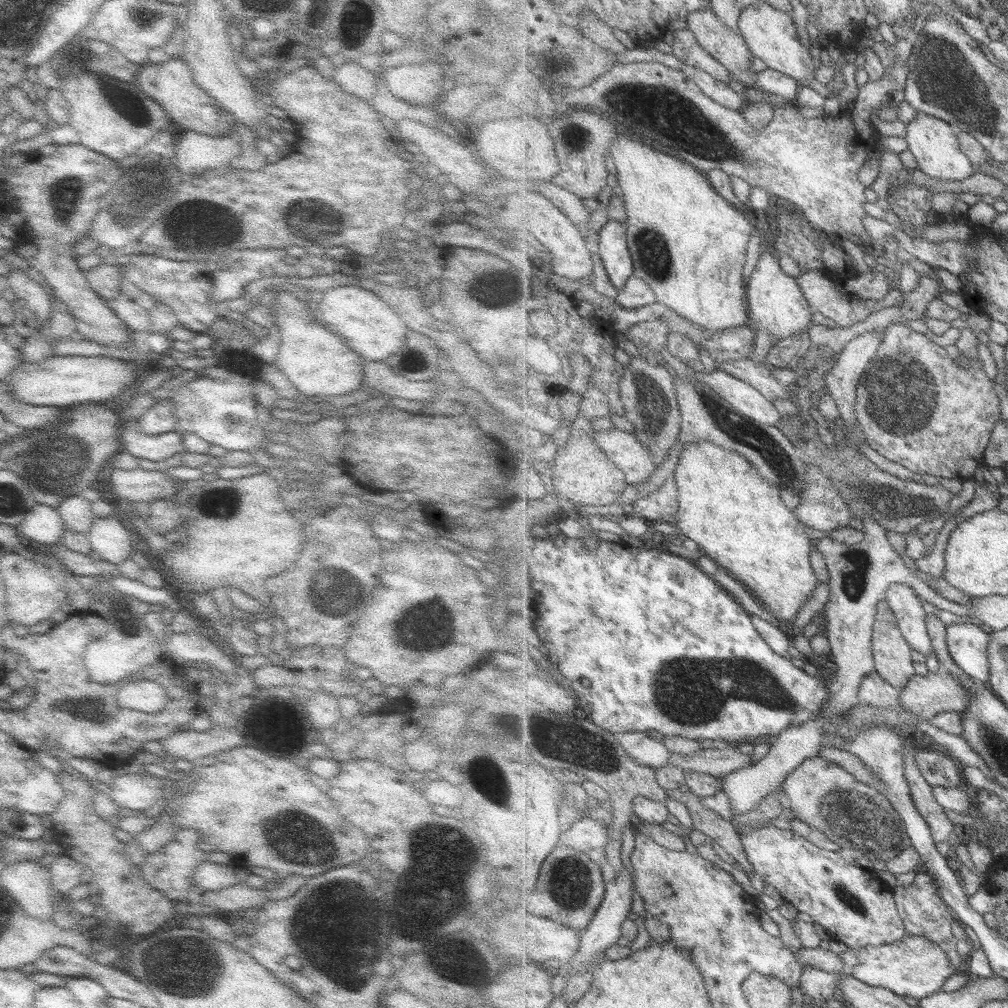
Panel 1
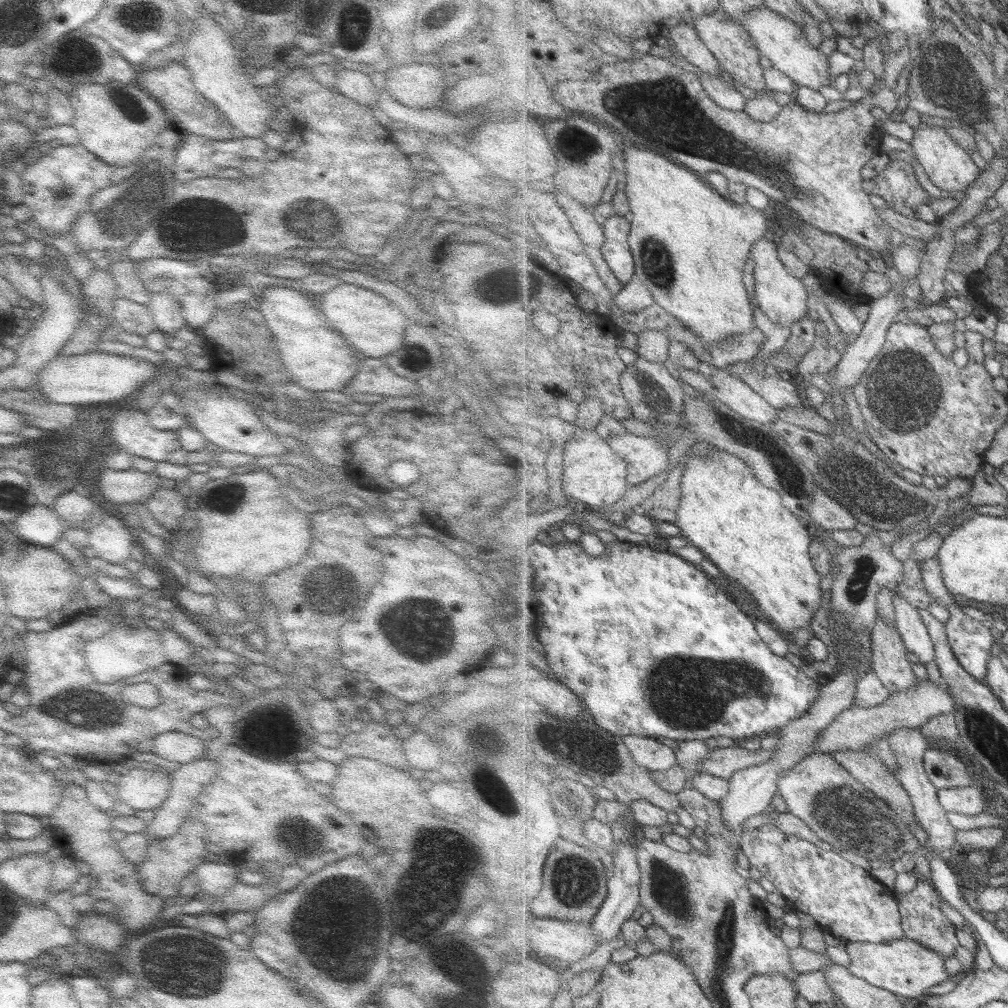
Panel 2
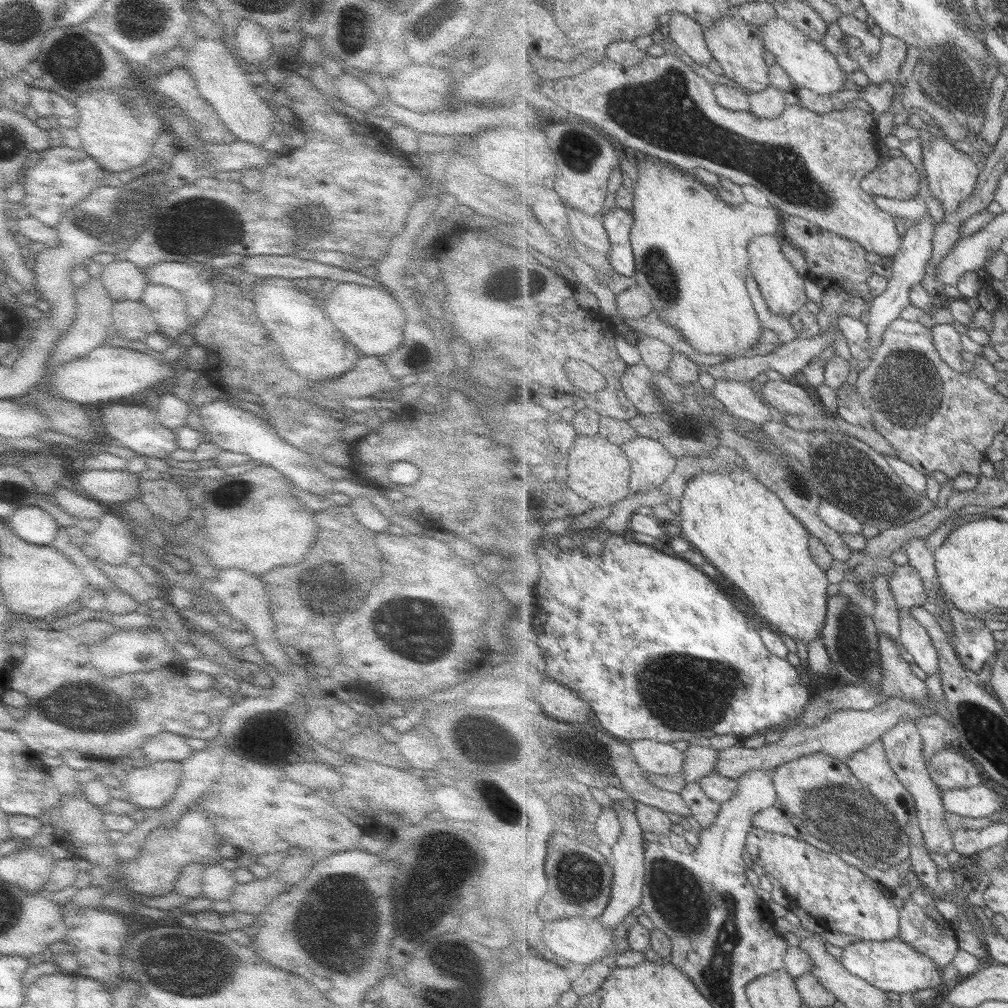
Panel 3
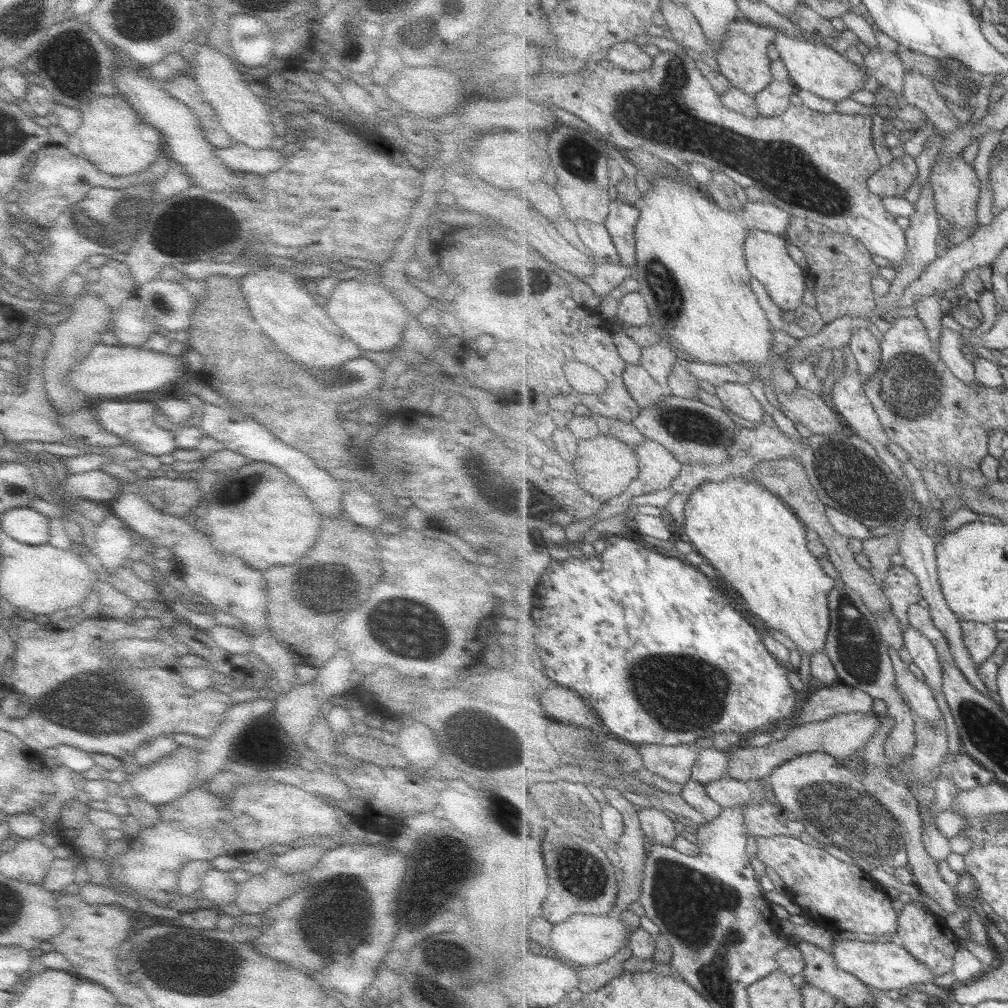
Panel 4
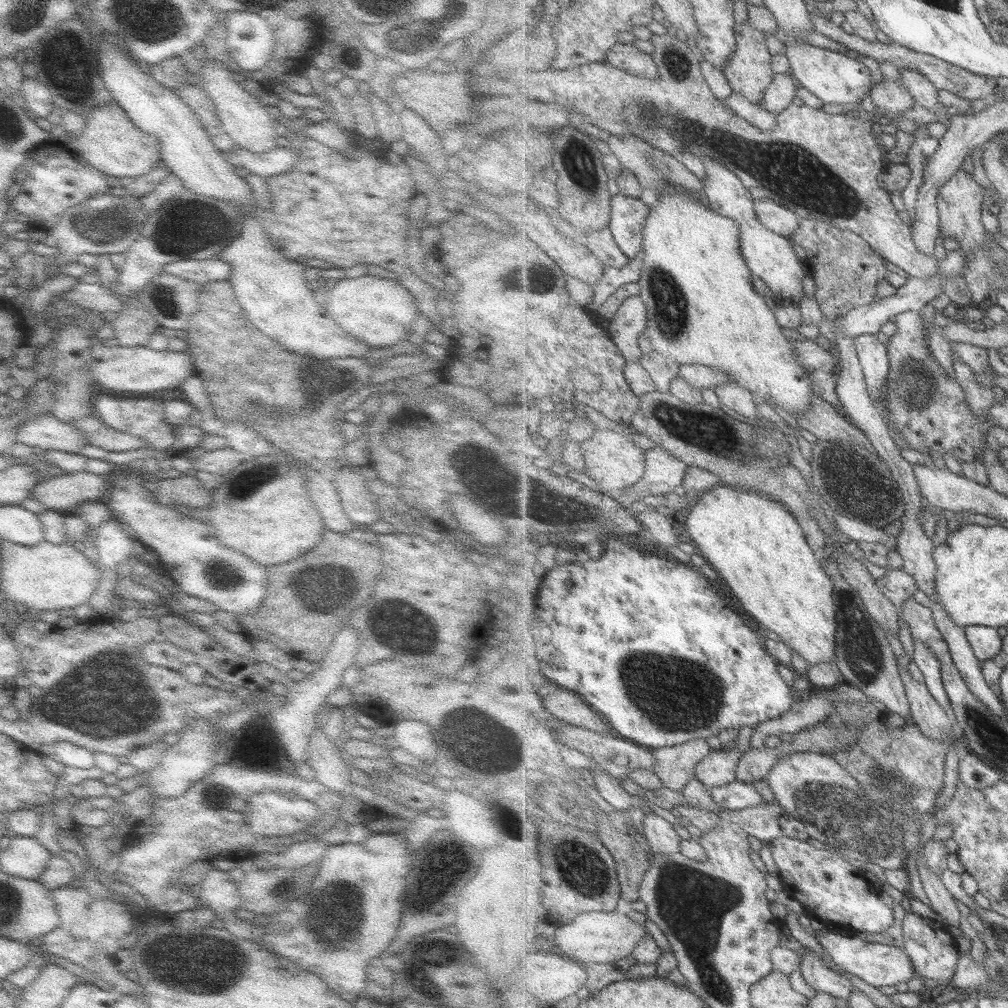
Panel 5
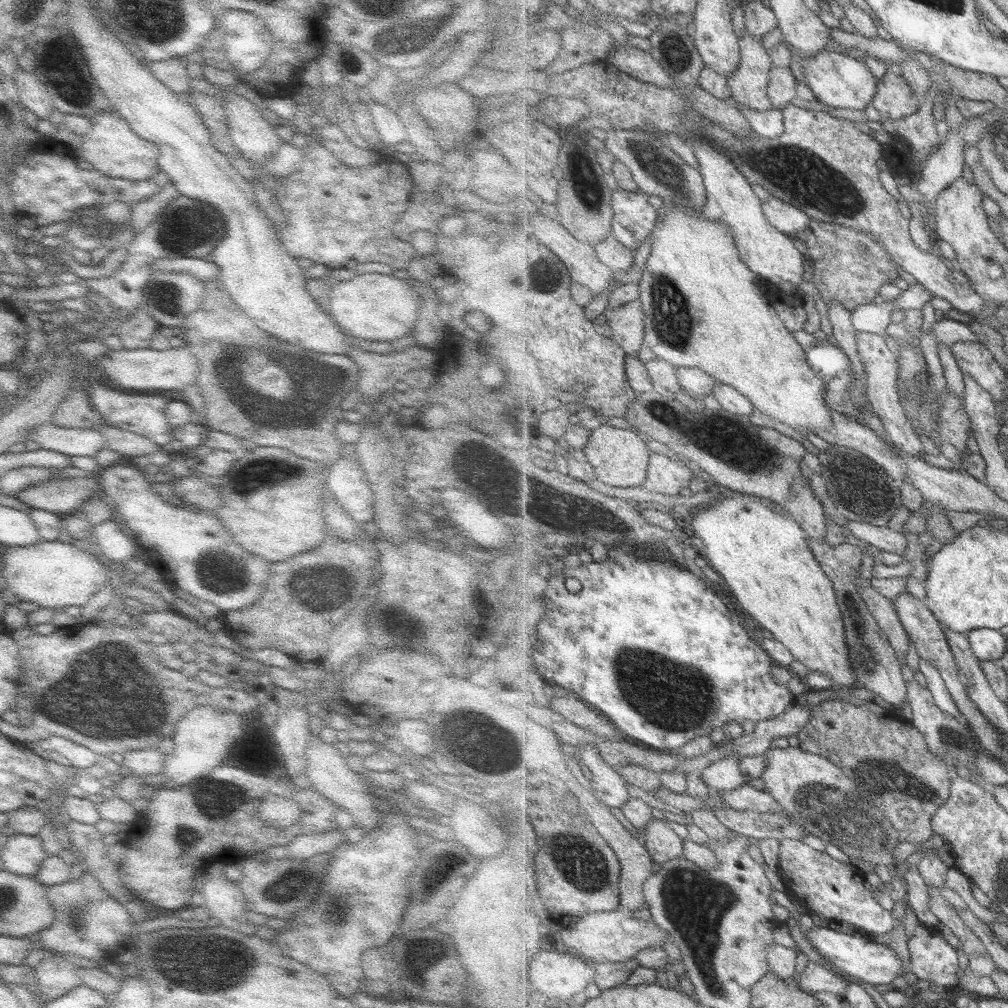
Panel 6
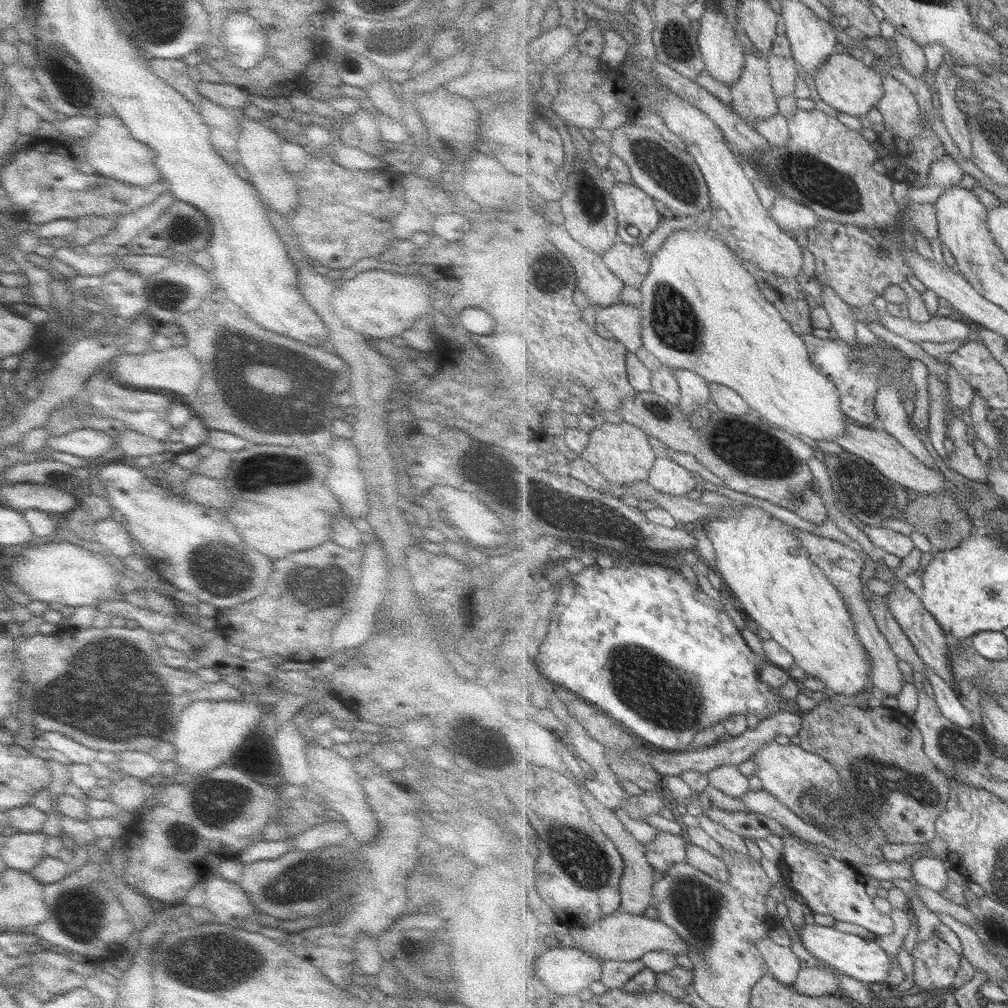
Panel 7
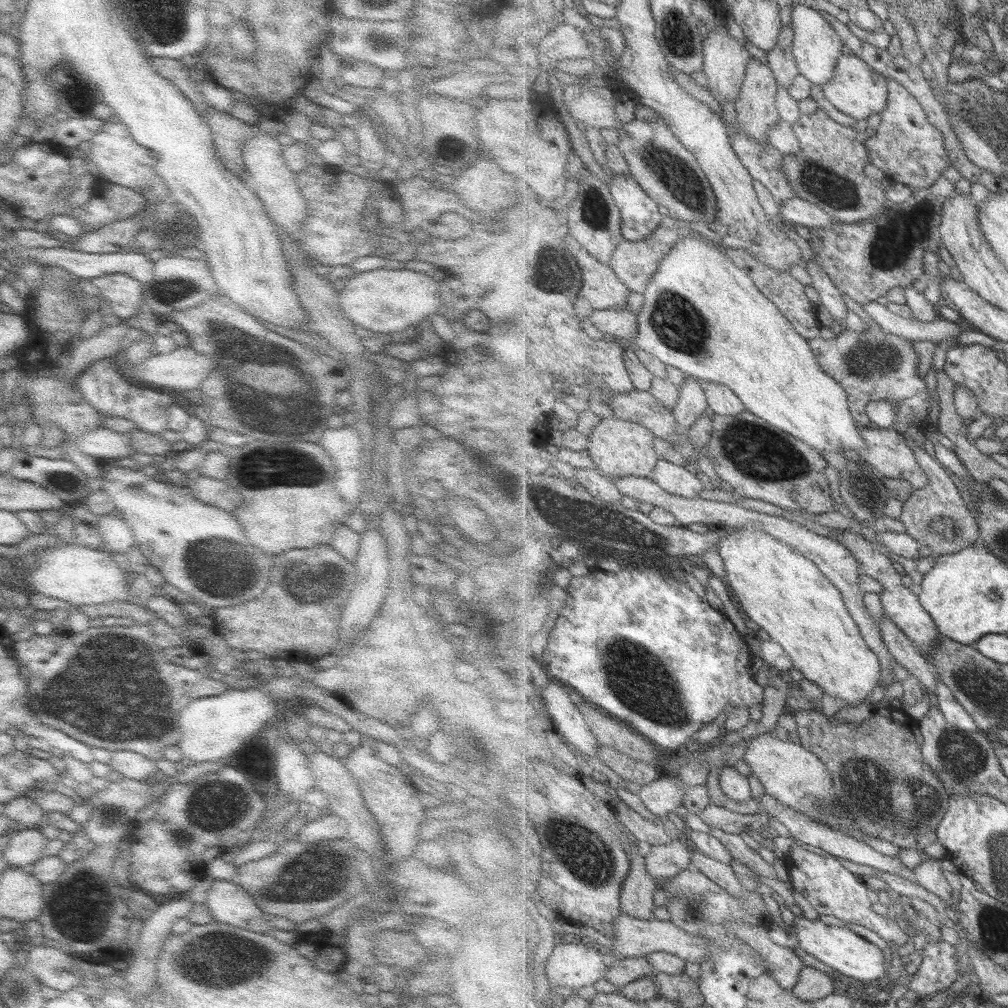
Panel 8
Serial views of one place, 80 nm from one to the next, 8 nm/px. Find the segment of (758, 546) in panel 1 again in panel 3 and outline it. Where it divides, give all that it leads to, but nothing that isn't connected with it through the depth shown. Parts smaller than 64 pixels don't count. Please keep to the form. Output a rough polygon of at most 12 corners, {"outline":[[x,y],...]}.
{"outline":[[732,466],[700,472],[682,536],[809,646],[830,589],[812,533]]}

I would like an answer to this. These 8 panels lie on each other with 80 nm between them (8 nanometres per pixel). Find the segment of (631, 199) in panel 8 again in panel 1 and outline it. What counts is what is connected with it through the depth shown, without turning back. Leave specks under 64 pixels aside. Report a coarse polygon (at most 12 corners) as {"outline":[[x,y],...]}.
{"outline":[[608,220],[596,251],[620,292],[635,270],[627,226]]}

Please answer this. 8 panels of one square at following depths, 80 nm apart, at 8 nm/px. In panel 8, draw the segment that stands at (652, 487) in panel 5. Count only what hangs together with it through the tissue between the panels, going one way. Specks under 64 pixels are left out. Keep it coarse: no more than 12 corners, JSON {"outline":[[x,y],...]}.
{"outline":[[659,459],[651,478],[667,492],[687,498],[706,489],[684,463]]}

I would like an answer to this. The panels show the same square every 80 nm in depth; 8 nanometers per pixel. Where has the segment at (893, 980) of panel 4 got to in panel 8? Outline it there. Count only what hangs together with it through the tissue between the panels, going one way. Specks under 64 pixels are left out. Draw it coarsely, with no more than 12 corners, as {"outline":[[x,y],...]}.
{"outline":[[794,919],[799,948],[837,972],[885,984],[885,954],[845,927]]}

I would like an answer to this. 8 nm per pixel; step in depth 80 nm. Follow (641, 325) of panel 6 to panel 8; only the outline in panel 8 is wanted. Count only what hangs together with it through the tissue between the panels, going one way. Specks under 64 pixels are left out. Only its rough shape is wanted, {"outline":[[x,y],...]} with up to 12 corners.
{"outline":[[626,308],[595,310],[591,322],[633,348],[638,315]]}

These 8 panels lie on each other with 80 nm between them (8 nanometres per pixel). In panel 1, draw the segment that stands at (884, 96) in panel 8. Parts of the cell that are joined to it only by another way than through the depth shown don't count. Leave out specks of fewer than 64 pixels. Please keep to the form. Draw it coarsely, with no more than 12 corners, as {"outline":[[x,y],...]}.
{"outline":[[761,1],[738,27],[753,56],[794,78],[814,79],[809,48],[790,13]]}

